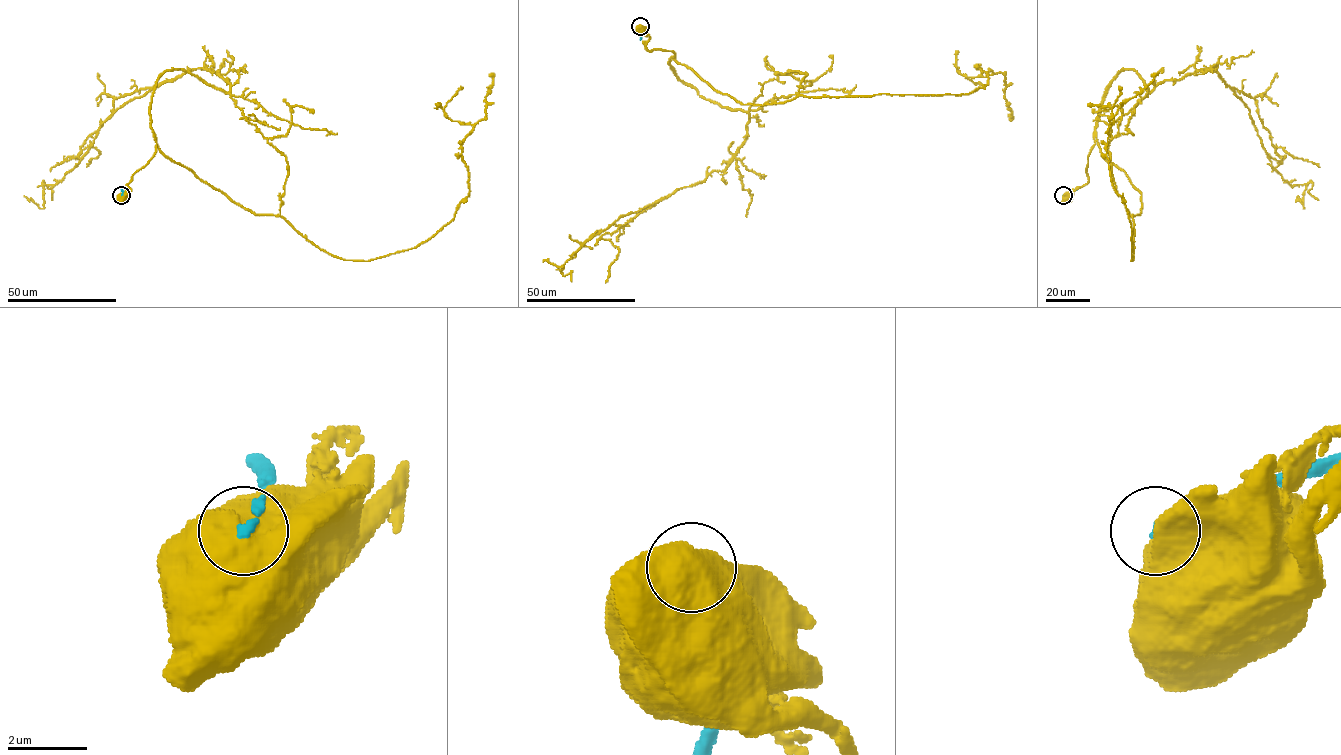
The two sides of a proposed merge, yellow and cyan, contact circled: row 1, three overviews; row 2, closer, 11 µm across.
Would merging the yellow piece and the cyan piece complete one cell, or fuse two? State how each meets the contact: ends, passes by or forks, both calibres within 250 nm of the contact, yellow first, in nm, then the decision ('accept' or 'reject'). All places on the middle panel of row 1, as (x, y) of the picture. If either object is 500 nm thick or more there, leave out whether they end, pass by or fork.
1050/170 nm | reject

